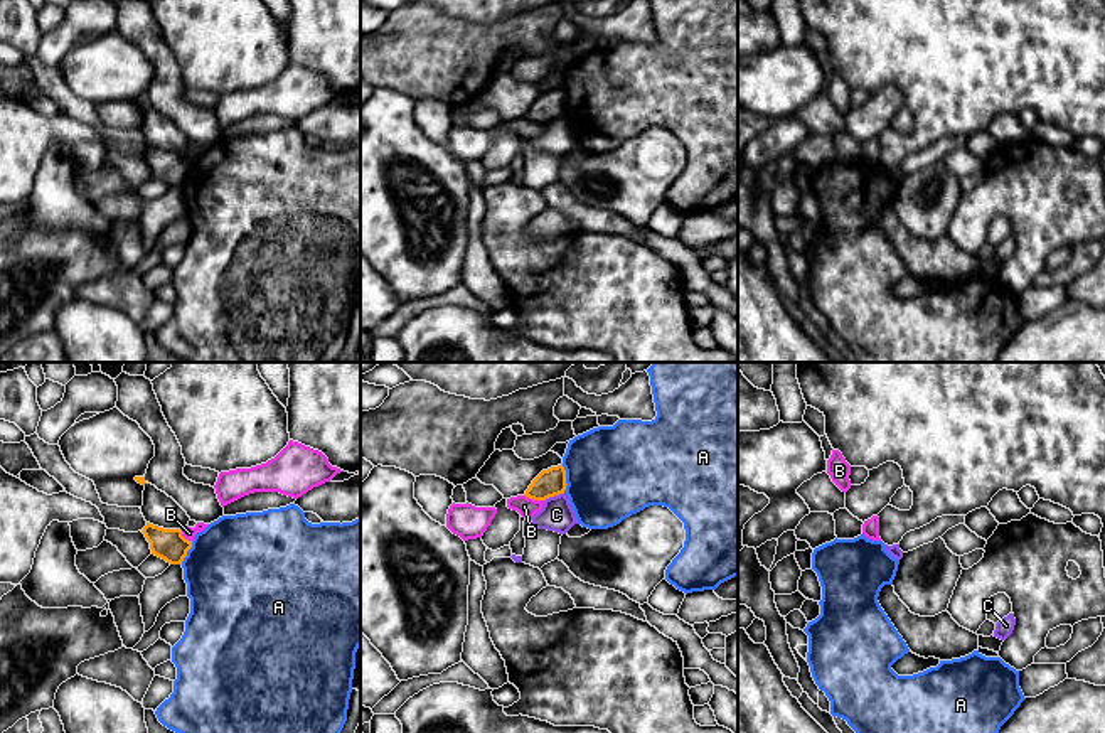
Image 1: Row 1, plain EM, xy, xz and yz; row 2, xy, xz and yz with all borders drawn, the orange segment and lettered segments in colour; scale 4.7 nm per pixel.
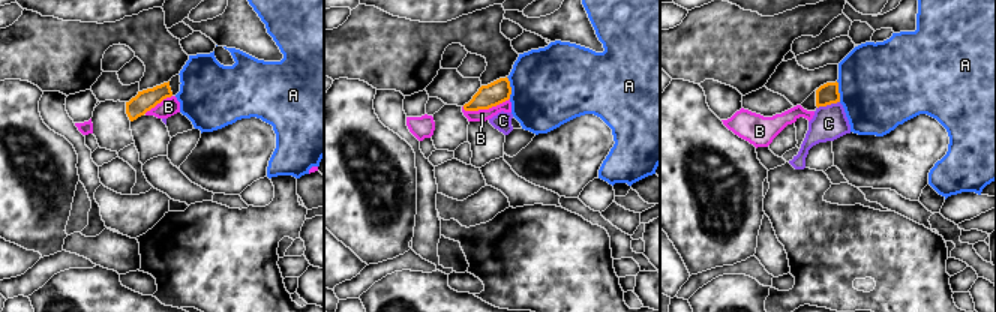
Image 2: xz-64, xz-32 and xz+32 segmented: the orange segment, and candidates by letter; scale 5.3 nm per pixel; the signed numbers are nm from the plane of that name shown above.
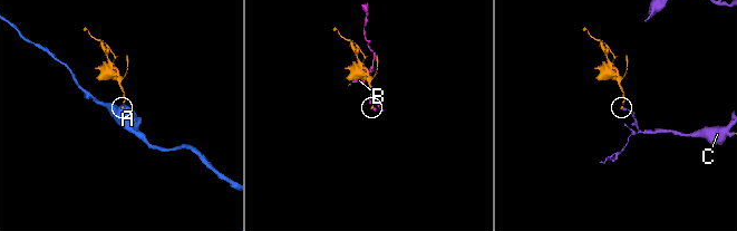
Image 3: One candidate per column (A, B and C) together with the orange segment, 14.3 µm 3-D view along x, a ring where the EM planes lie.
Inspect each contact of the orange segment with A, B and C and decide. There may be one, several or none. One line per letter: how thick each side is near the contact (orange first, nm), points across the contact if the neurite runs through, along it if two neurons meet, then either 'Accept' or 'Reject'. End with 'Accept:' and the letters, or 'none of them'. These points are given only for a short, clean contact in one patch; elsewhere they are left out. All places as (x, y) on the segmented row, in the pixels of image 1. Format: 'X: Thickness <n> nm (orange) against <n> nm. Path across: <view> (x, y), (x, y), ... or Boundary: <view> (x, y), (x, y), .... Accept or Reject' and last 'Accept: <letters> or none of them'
A: Thickness 130 nm (orange) against 440 nm. Boundary: xz (561, 464), (566, 474), (565, 492). Reject
B: Thickness 130 nm (orange) against 90 nm. Reject
C: Thickness 130 nm (orange) against 160 nm. Boundary: xz (563, 492), (544, 501). Reject
Accept: none of them

